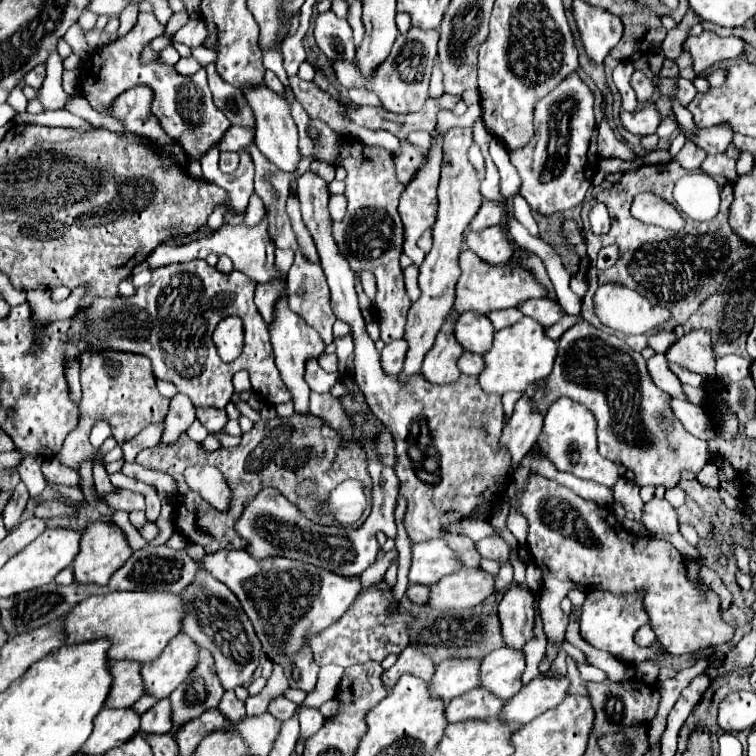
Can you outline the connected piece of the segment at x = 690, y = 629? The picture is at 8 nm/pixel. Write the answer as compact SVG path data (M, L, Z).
M530 475L526 479L524 489L516 493L516 503L518 511L528 519L528 551L544 573L538 609L548 637L546 659L550 665L558 655L558 647L562 645L568 627L568 615L560 609L560 601L570 589L632 593L646 587L644 607L650 615L652 631L672 655L732 641L734 629L720 619L720 597L710 589L706 591L706 597L698 593L684 575L682 555L670 543L660 539L640 539L624 527L622 533L618 533L618 521L608 507L604 507L602 515L600 505L578 497L570 489L542 475Z

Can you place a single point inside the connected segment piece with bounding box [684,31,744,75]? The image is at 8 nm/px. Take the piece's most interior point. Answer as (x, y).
(706, 49)

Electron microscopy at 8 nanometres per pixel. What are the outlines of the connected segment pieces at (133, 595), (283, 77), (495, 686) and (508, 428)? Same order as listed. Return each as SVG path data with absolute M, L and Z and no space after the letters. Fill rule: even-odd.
M112 591L84 599L68 613L68 617L64 617L64 631L68 635L66 645L108 635L112 639L112 647L108 651L110 659L132 659L148 663L154 661L160 651L164 651L168 641L182 633L182 621L184 603L180 595L166 591Z
M263 50L262 61L266 69L276 73L285 87L285 97L289 104L295 101L294 93L290 87L288 75L283 67L283 58L280 51Z
M500 647L482 659L480 679L482 687L494 693L496 697L510 699L522 687L522 673L526 667L524 651L510 647Z
M536 381L532 387L528 387L528 391L524 391L524 395L518 399L514 413L504 423L504 429L500 435L500 445L508 447L508 453L512 459L512 471L518 469L524 455L534 447L536 437L542 429L544 417L538 413L532 413L532 409L530 409L530 397L538 383L542 383L542 381Z

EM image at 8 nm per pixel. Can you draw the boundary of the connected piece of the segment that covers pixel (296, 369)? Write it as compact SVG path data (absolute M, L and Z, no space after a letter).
M284 291L282 297L276 301L274 307L274 315L276 315L276 323L272 323L272 327L268 327L270 333L270 341L274 347L274 357L276 357L276 367L286 383L286 387L292 393L292 401L294 401L294 409L296 413L308 413L308 395L310 395L310 387L304 381L304 363L310 357L320 357L324 353L324 341L320 339L318 331L314 331L312 327L308 327L308 323L304 323L304 319L300 319L300 315L296 315L290 307L288 307L288 293Z

